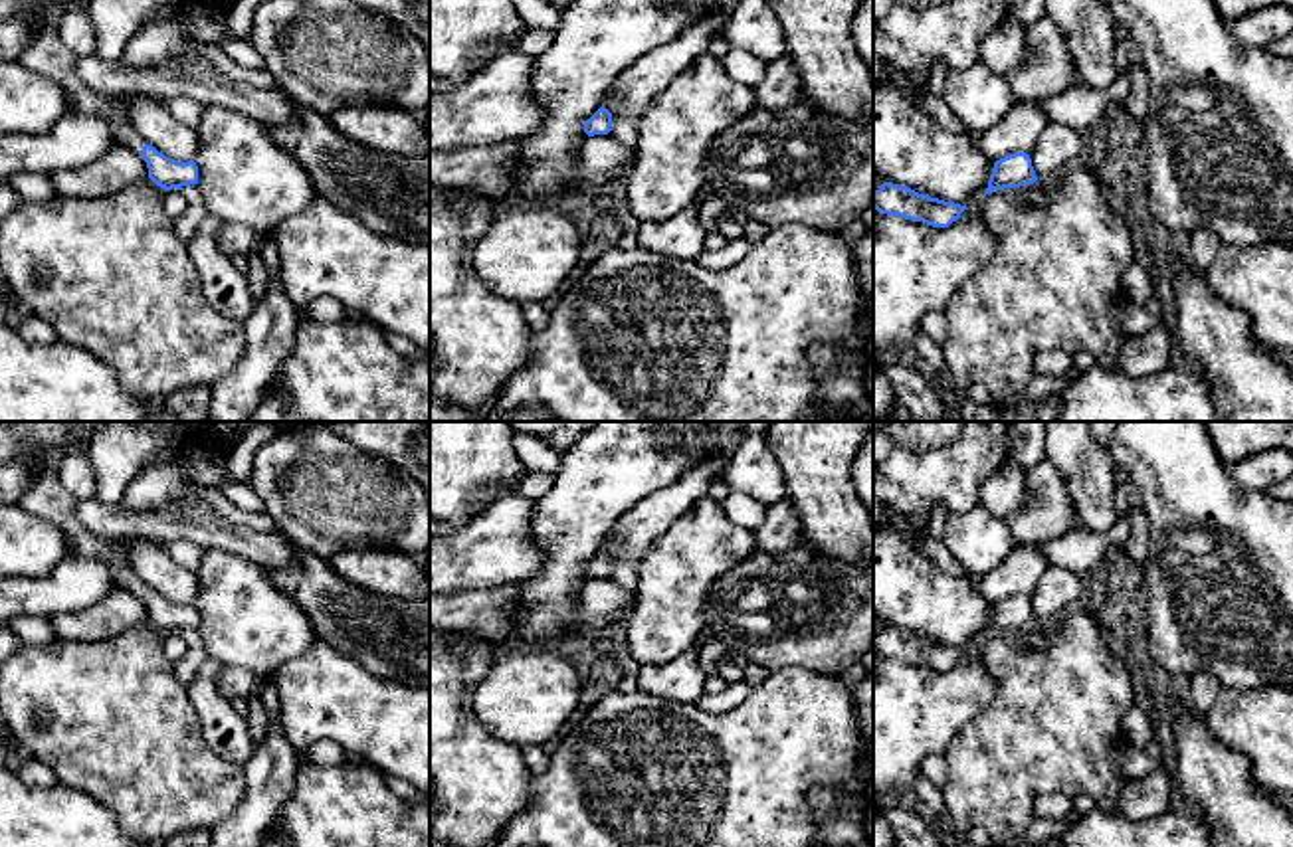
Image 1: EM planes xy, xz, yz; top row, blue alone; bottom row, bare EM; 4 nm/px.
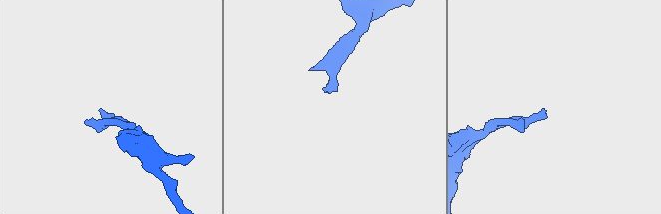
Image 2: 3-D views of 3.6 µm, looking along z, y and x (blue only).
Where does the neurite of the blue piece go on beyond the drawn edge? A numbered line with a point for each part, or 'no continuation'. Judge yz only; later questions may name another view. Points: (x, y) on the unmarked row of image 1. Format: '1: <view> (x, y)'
no continuation

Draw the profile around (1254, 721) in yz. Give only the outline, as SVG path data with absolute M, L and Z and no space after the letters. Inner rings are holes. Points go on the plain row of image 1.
M1285 687L1228 689L1206 712L1214 738L1243 752L1251 776L1293 798L1293 691Z

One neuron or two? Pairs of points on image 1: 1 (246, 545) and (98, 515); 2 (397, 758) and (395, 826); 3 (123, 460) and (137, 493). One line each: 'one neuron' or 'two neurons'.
1: one neuron
2: two neurons
3: two neurons

